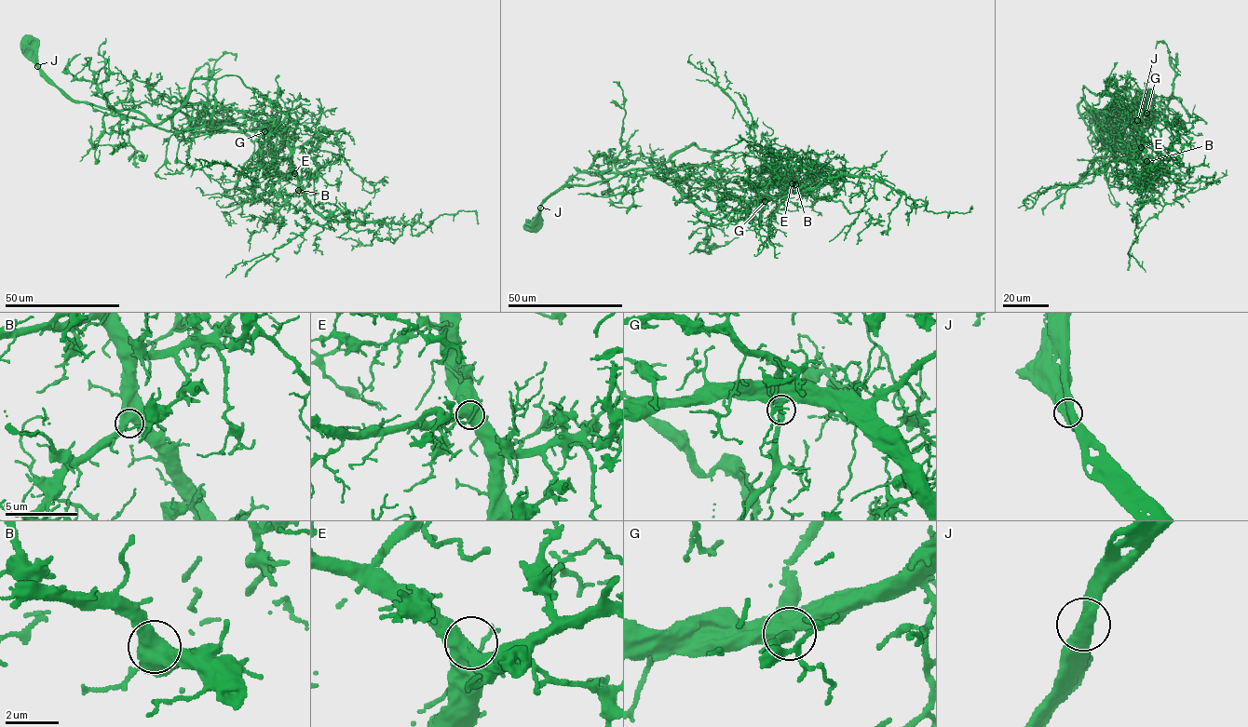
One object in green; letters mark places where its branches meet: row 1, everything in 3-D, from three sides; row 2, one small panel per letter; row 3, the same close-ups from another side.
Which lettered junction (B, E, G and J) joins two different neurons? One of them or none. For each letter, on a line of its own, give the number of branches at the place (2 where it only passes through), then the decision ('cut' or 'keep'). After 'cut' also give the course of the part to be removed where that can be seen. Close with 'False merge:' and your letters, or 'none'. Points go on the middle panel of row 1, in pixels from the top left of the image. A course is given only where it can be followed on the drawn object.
B: 2 branches meet; keep
E: 2 branches meet; keep
G: 2 branches meet; keep
J: 2 branches meet; keep
False merge: none

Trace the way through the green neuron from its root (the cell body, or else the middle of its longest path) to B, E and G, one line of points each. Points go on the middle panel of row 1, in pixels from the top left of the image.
B: (534, 227), (541, 204), (561, 189), (592, 185), (619, 174), (650, 172), (753, 201), (768, 200), (795, 184)
E: (534, 227), (541, 204), (561, 189), (592, 185), (619, 174), (650, 172), (753, 201), (768, 200), (792, 183)
G: (534, 227), (541, 204), (561, 189), (592, 185), (619, 174), (650, 172), (690, 187), (765, 201)

